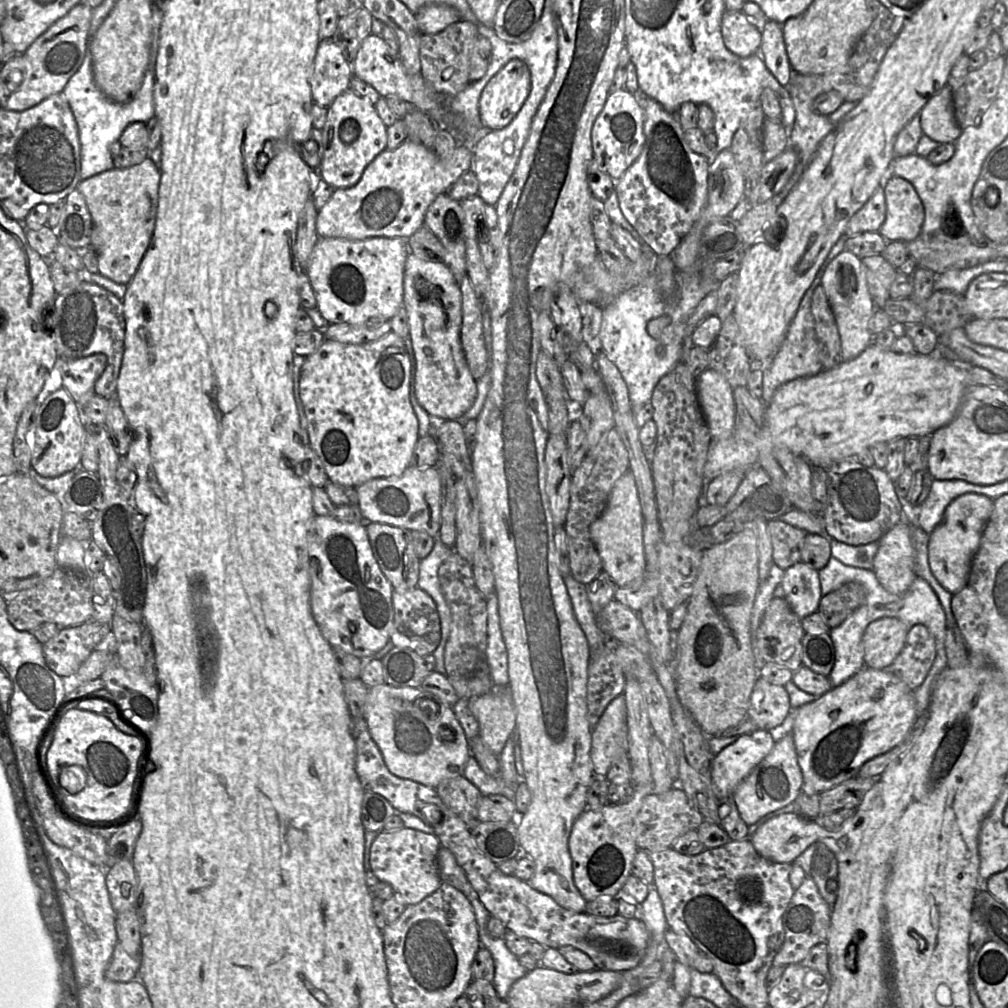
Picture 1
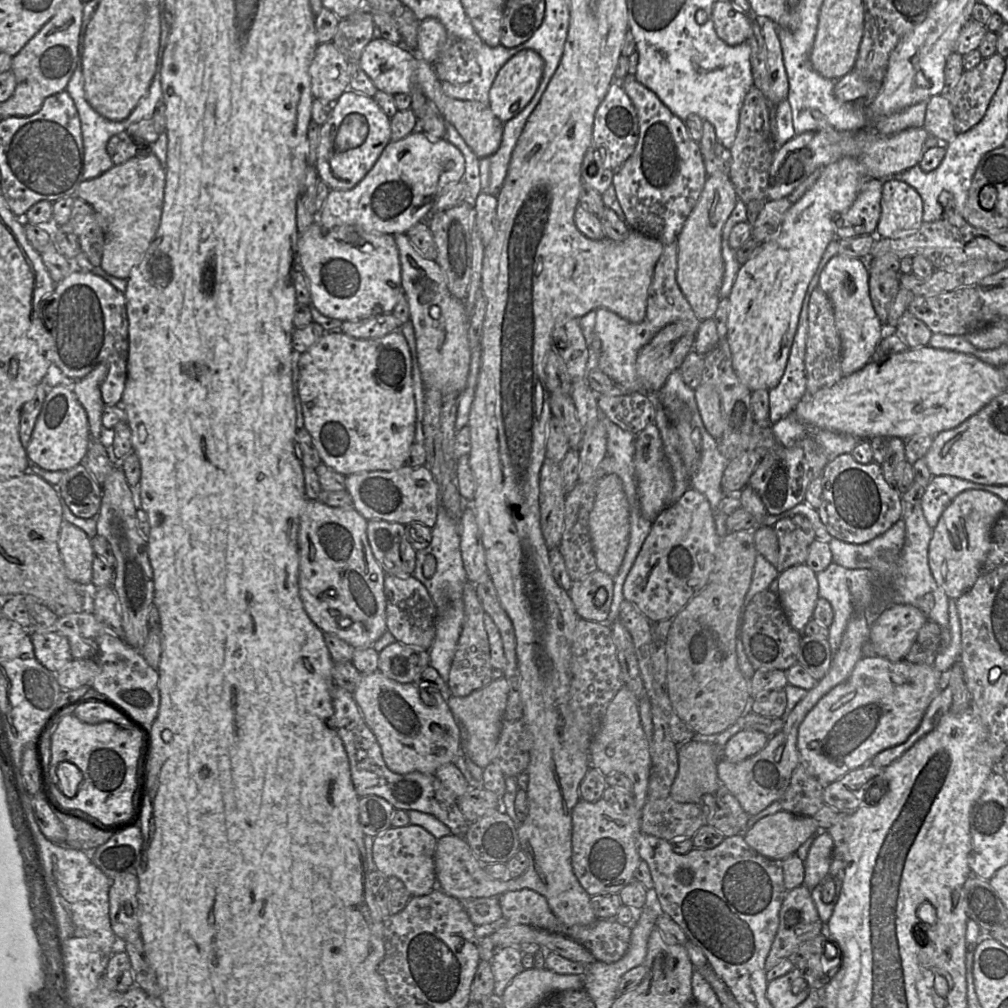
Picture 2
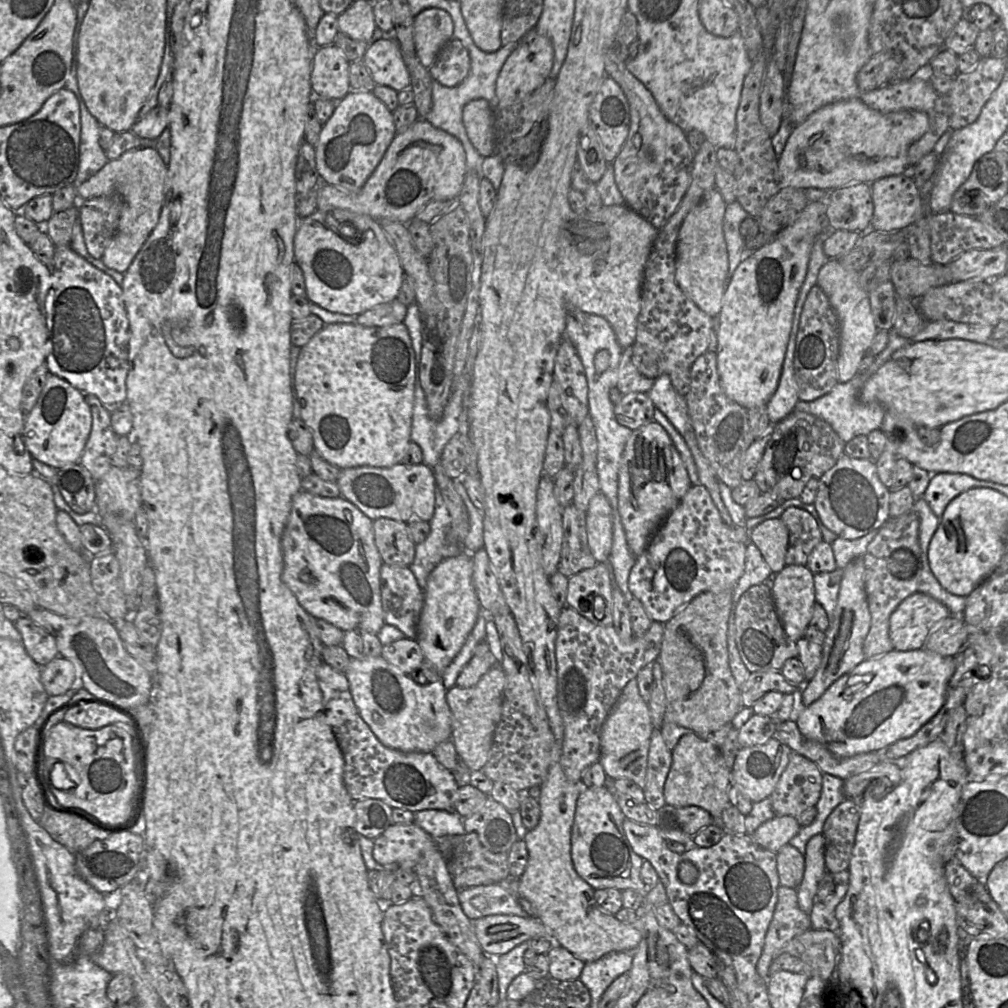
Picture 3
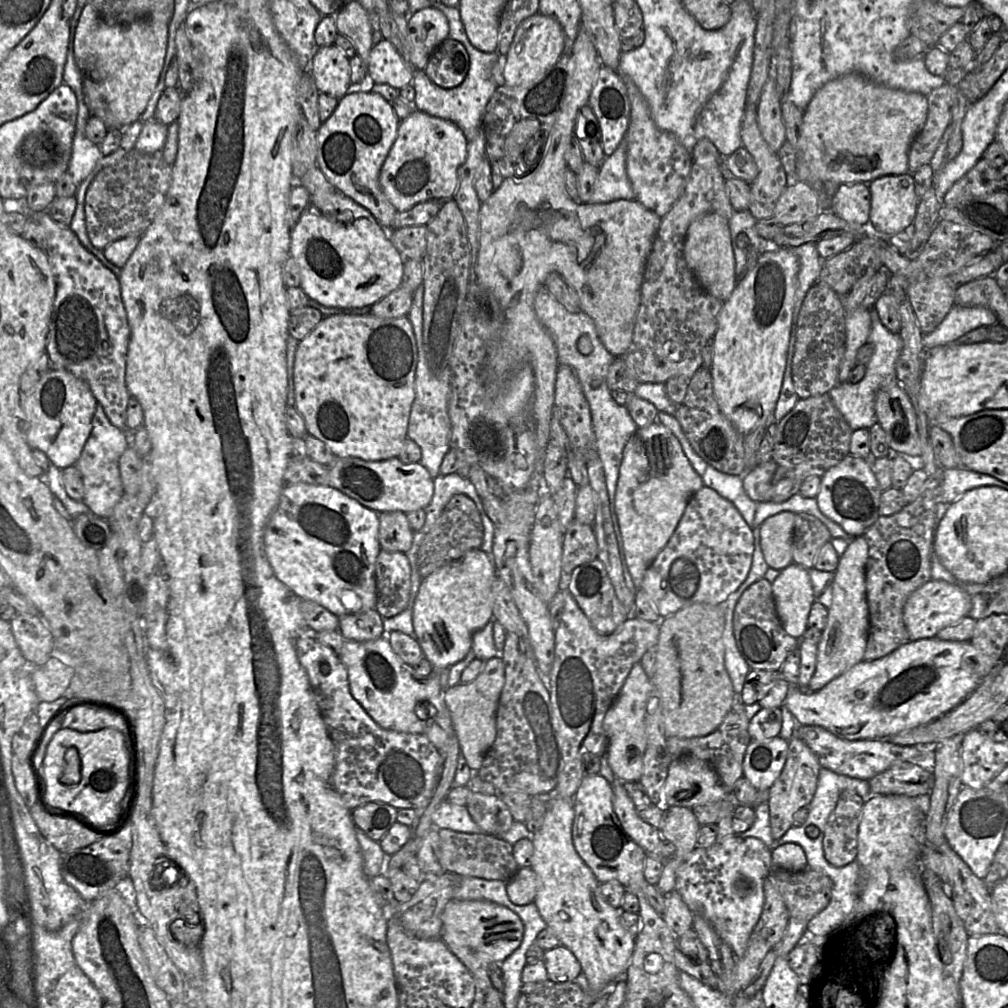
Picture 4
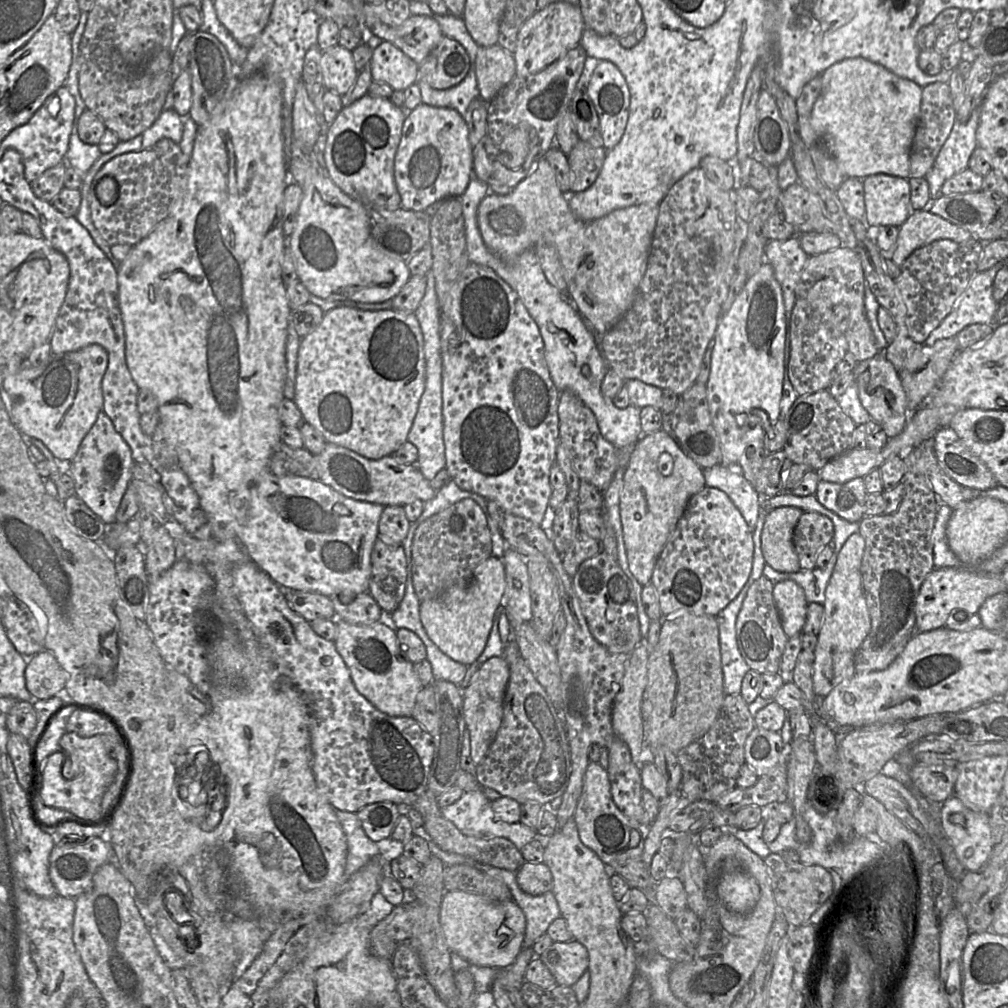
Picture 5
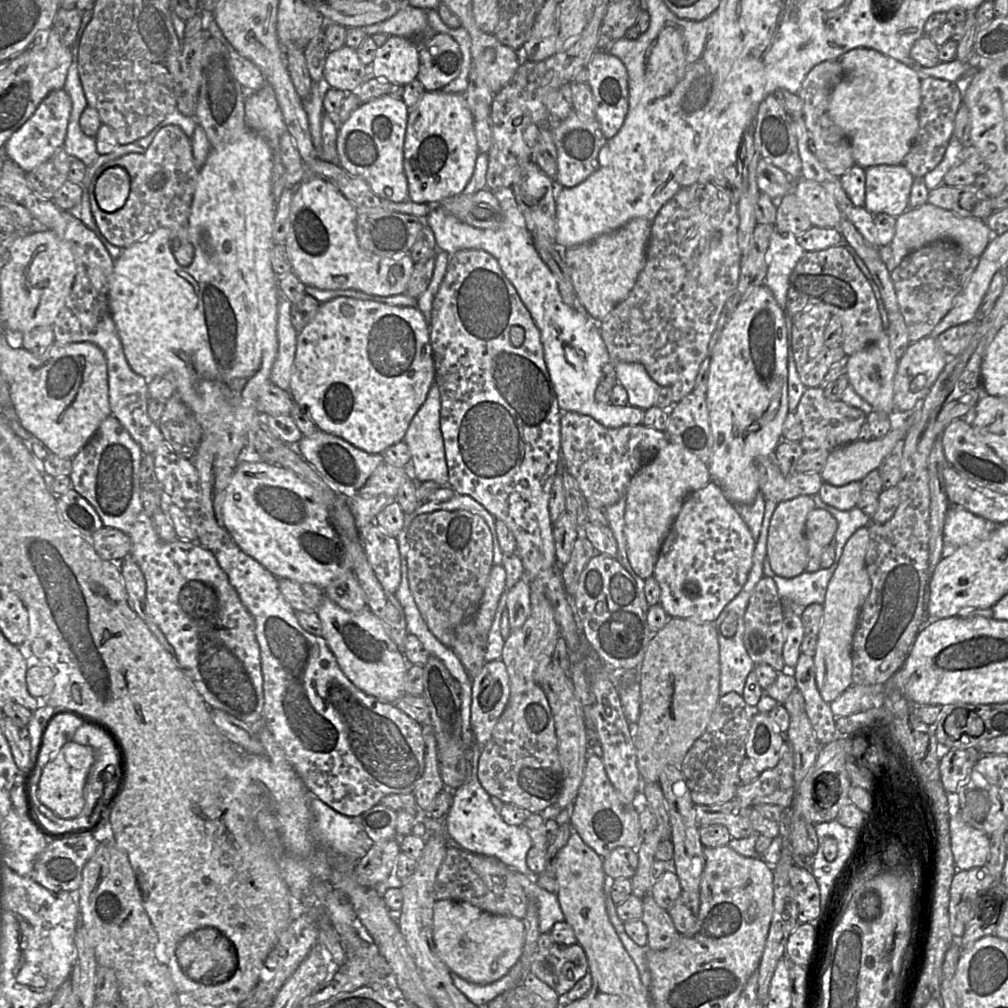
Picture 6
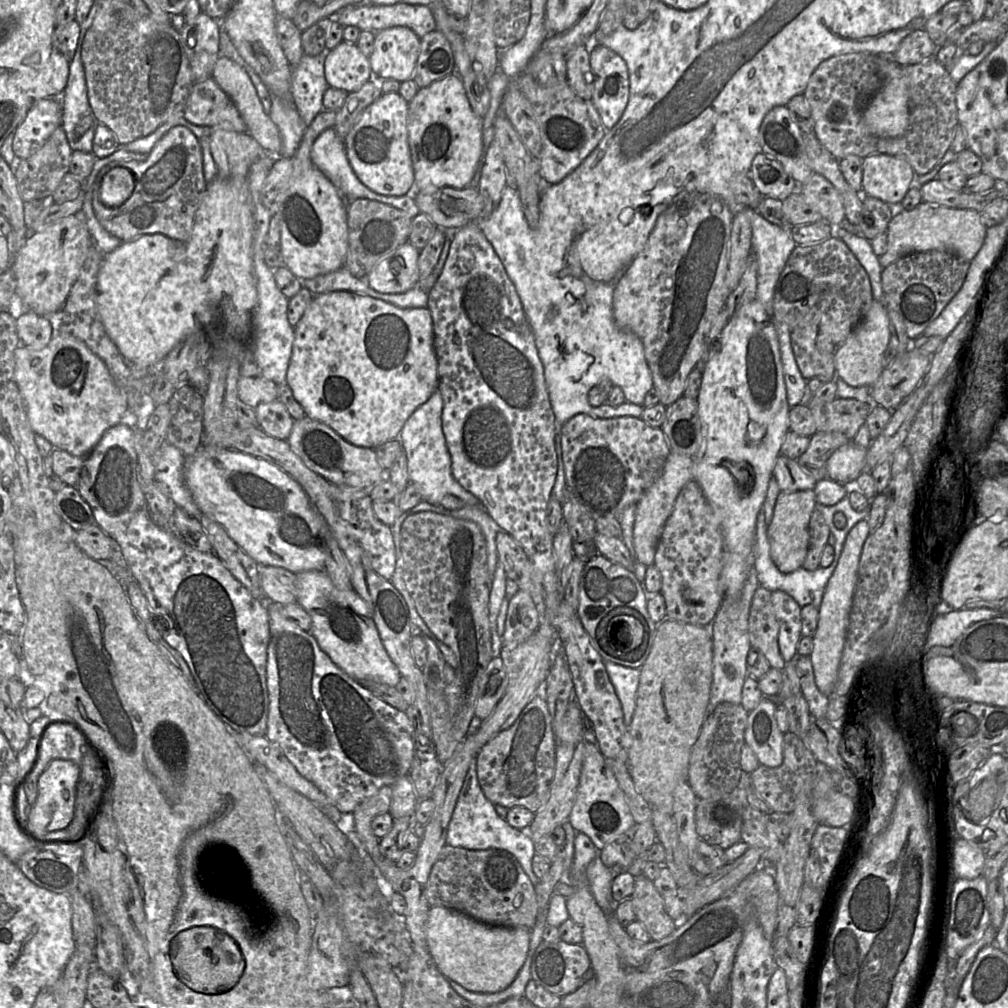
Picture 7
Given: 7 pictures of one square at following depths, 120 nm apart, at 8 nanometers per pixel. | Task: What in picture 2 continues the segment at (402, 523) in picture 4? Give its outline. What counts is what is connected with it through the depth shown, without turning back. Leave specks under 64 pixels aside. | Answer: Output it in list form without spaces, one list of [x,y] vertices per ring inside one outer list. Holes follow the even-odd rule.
[[[370,520],[367,523],[367,538],[373,556],[386,575],[412,576],[416,551],[407,538],[405,525]]]

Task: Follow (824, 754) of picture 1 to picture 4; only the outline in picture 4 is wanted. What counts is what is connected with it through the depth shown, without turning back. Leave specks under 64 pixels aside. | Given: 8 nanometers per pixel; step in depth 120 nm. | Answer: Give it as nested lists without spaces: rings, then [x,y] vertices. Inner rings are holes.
[[[936,637],[908,641],[891,654],[873,661],[861,661],[848,671],[829,682],[825,687],[817,692],[809,692],[808,690],[791,685],[784,701],[784,706],[792,714],[798,726],[820,726],[831,732],[832,734],[849,741],[855,740],[888,740],[891,736],[896,735],[904,730],[912,729],[920,725],[927,724],[938,717],[944,716],[955,708],[957,708],[964,700],[966,700],[979,686],[982,679],[977,673],[976,651],[970,641],[955,642],[943,641]]]

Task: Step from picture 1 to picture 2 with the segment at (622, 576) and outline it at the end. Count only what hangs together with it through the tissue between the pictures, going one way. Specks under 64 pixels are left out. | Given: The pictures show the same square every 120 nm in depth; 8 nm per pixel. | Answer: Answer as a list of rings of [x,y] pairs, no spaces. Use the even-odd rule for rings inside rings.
[[[616,474],[606,475],[598,483],[594,505],[589,515],[588,527],[597,568],[614,577],[624,559],[630,533],[629,503],[622,481]]]

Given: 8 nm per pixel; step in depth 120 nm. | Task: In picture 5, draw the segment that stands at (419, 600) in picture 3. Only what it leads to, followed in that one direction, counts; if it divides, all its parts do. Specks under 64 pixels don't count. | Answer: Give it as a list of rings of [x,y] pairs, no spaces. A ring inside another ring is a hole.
[[[378,537],[371,554],[368,592],[384,613],[392,613],[402,601],[406,576],[406,557],[402,545],[391,544]]]

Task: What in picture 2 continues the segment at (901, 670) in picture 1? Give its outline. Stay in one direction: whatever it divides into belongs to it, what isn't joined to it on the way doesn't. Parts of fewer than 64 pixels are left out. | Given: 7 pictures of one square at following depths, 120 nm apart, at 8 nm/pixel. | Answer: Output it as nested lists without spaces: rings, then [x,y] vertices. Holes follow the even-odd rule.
[[[927,621],[919,630],[915,642],[904,660],[913,664],[932,665],[941,649],[941,628]]]

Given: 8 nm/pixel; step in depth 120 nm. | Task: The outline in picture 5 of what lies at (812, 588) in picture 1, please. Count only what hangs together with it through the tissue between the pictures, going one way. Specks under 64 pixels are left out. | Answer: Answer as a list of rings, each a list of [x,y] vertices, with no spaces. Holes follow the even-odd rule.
[[[782,580],[774,584],[773,597],[786,636],[801,635],[808,607],[803,588],[794,580]]]

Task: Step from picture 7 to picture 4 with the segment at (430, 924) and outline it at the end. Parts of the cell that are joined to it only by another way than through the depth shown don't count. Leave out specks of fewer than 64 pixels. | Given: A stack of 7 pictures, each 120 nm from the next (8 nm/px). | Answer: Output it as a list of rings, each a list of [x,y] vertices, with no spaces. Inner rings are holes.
[[[451,899],[442,915],[441,939],[446,945],[461,945],[485,953],[493,961],[501,963],[521,944],[524,925],[518,915],[509,908],[485,900]]]

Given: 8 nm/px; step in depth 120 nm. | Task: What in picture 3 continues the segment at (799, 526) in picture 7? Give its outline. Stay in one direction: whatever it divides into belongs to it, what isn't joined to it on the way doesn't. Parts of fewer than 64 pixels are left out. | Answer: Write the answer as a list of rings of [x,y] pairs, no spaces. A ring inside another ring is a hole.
[[[780,518],[769,519],[755,526],[749,532],[749,540],[757,546],[773,573],[786,566],[789,532]]]

